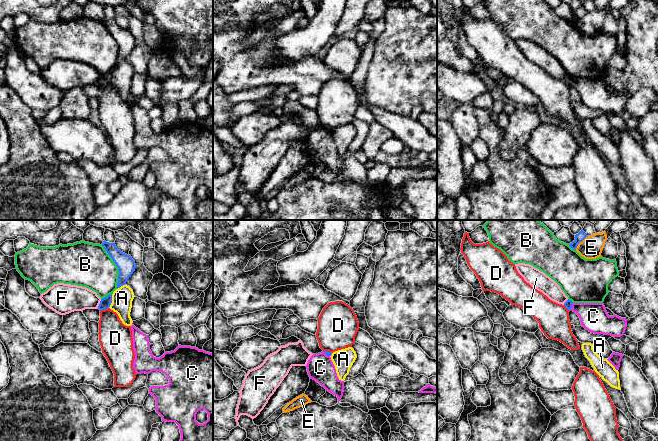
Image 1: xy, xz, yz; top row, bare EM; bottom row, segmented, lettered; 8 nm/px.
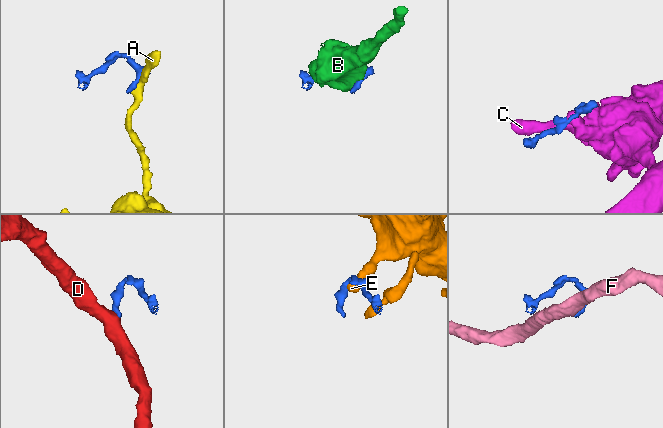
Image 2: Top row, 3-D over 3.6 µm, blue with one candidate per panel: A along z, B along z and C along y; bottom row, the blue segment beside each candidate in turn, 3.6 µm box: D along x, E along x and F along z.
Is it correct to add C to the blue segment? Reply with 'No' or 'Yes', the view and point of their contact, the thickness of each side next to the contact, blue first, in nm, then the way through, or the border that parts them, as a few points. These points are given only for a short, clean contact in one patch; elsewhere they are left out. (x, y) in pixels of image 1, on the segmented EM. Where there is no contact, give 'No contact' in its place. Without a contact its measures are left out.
No. Touches blue at yz (571, 307). Thickness 60 nm (blue) against 220 nm. Boundary: yz (573, 303), (570, 310)

